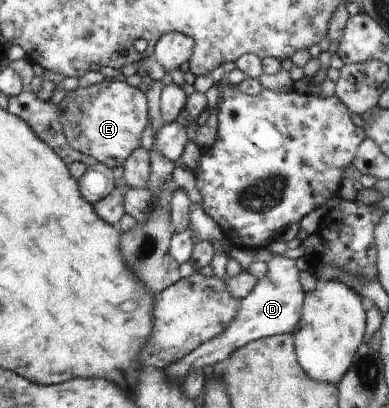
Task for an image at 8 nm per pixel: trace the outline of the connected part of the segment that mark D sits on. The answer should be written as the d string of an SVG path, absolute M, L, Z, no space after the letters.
M275 255L267 263L267 274L252 288L252 291L241 299L239 313L234 323L225 332L215 338L200 344L194 352L184 356L174 364L170 364L165 373L173 380L174 386L180 387L186 374L191 369L206 367L206 365L221 364L231 354L247 343L280 334L292 334L299 326L306 292L300 285L300 269L295 260Z

